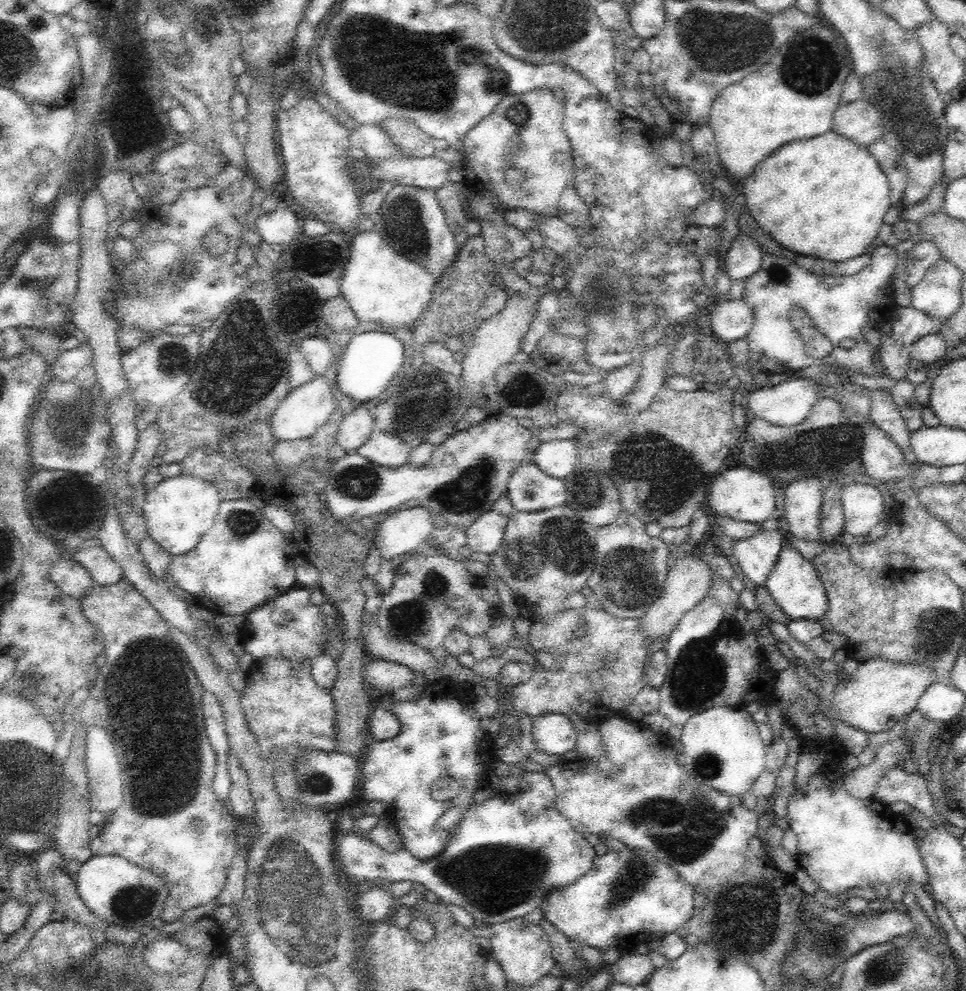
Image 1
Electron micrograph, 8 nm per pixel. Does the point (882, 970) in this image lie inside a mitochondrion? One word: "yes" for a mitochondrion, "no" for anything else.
yes

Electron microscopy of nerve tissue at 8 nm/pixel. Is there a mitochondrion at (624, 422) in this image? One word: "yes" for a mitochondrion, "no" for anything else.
no

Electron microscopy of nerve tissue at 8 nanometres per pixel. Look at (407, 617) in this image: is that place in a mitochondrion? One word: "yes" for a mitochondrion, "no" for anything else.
yes

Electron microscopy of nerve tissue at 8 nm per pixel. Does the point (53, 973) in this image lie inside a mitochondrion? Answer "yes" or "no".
yes

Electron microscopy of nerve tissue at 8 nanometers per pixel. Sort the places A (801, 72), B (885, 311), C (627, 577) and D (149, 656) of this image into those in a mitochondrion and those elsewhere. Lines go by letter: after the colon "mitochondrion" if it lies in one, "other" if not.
A: mitochondrion
B: other
C: mitochondrion
D: mitochondrion

